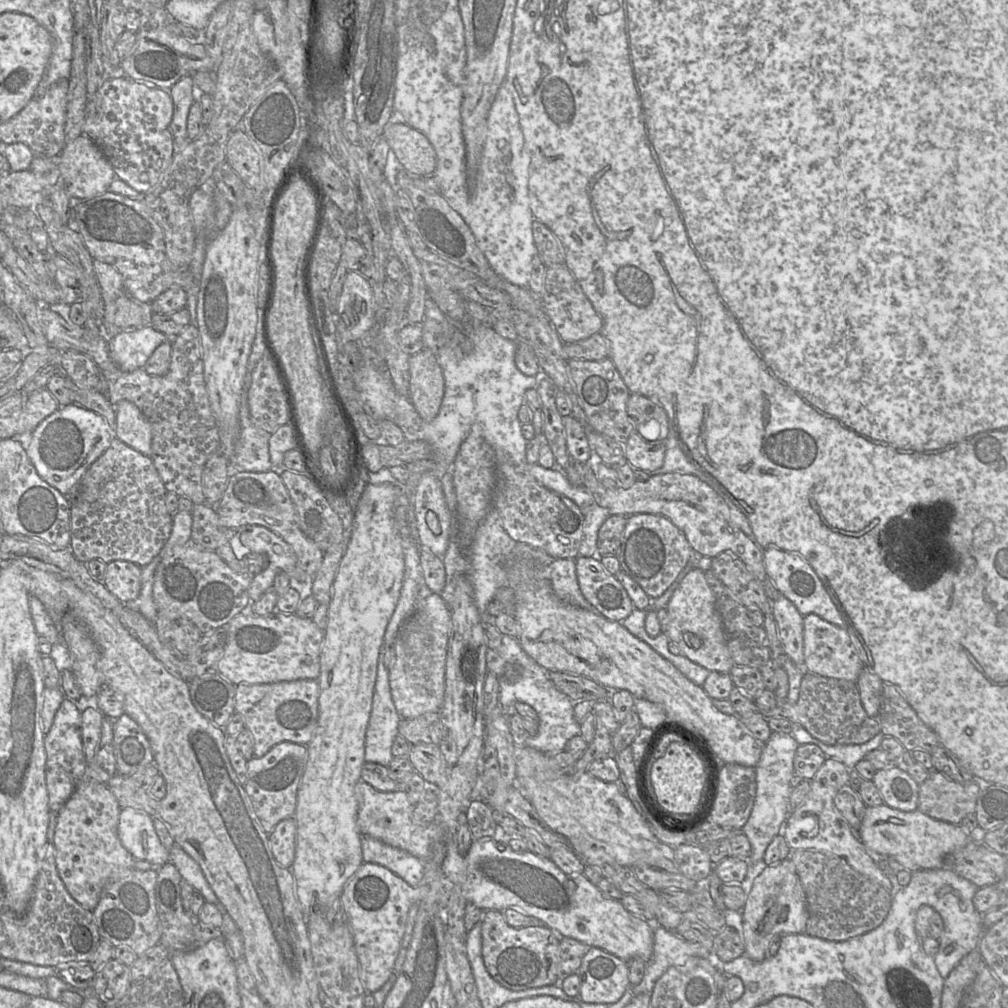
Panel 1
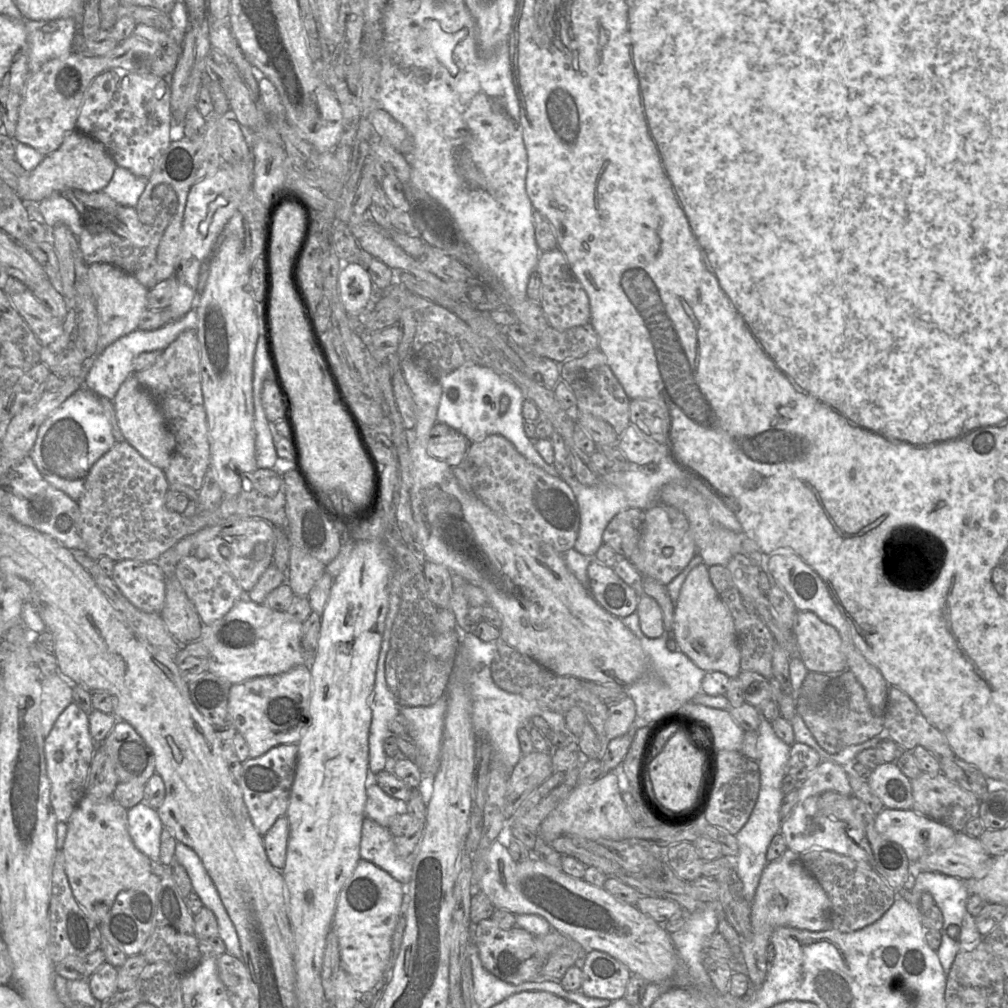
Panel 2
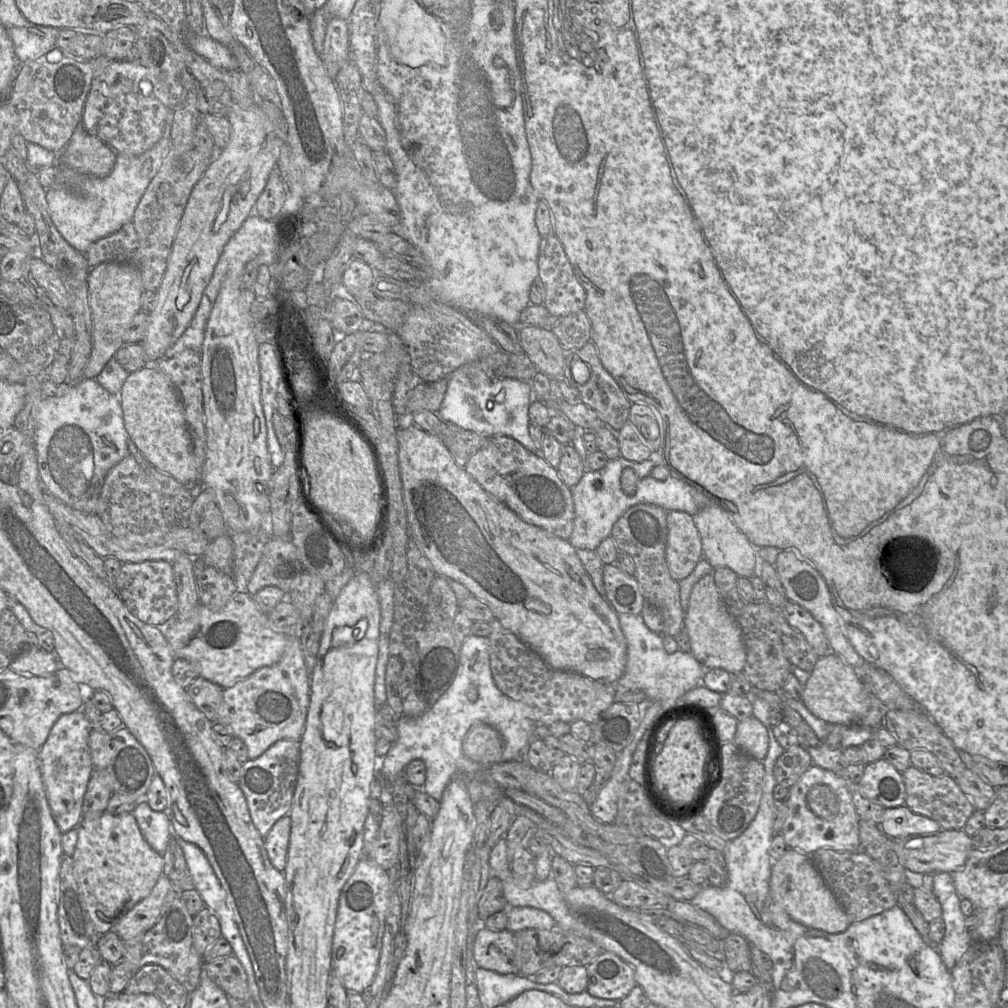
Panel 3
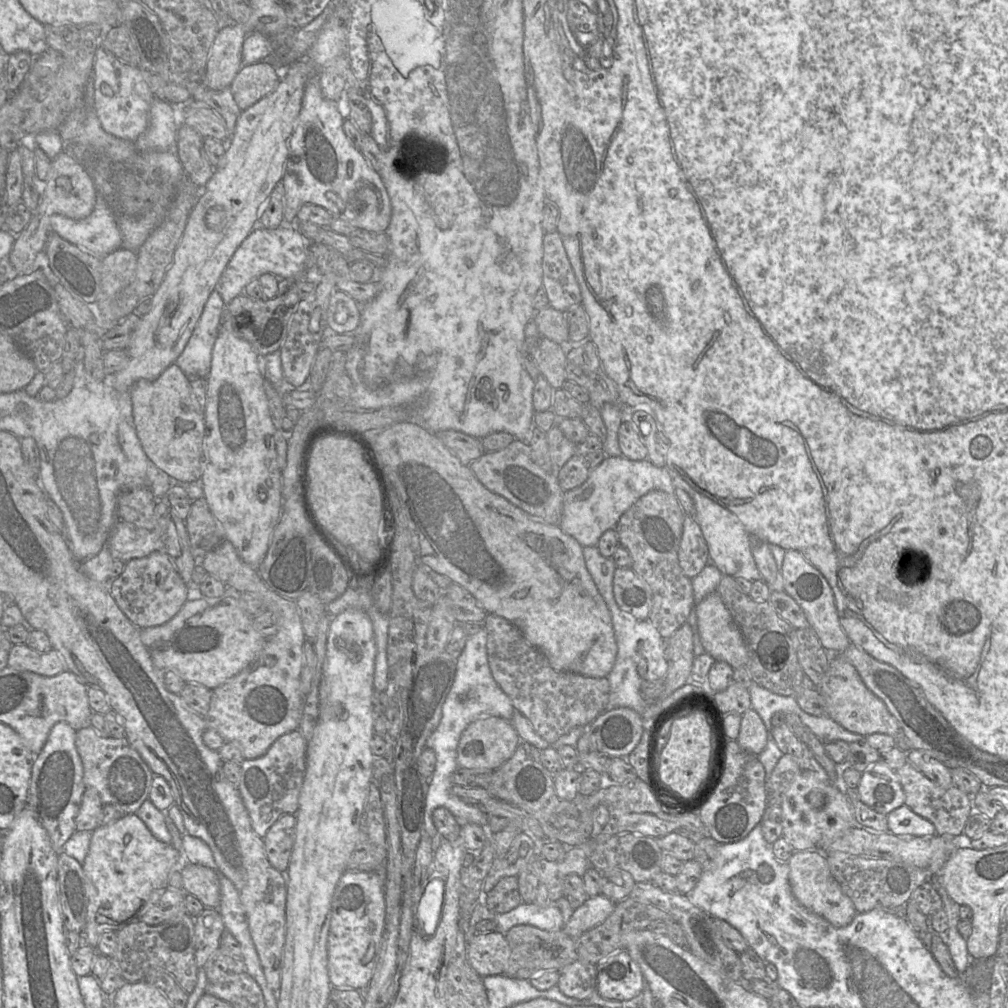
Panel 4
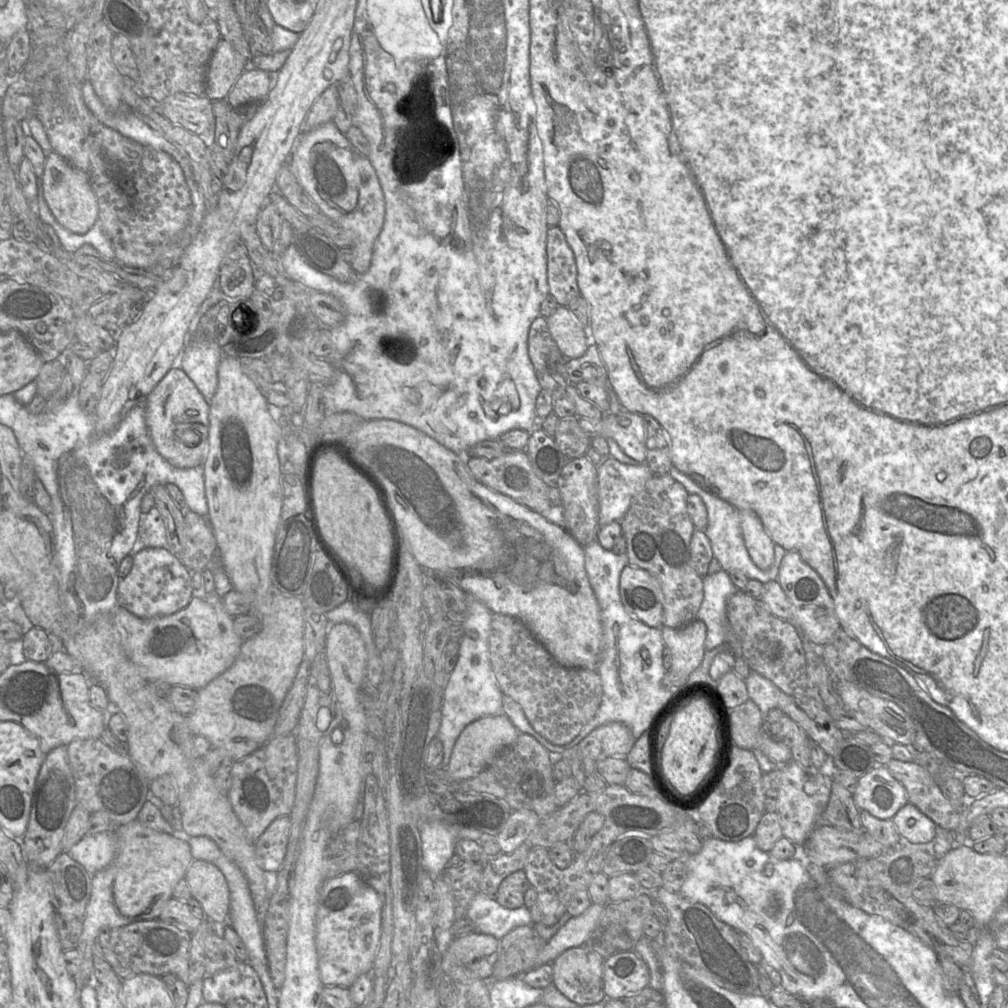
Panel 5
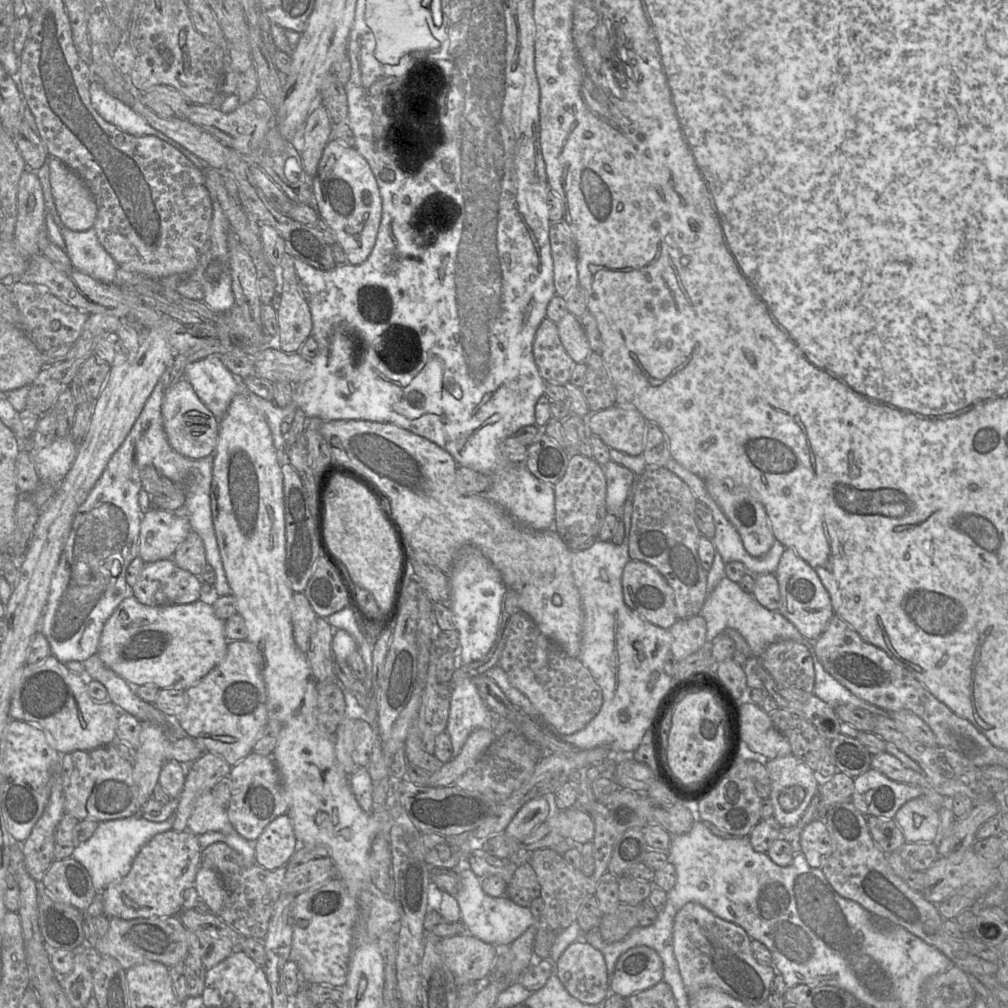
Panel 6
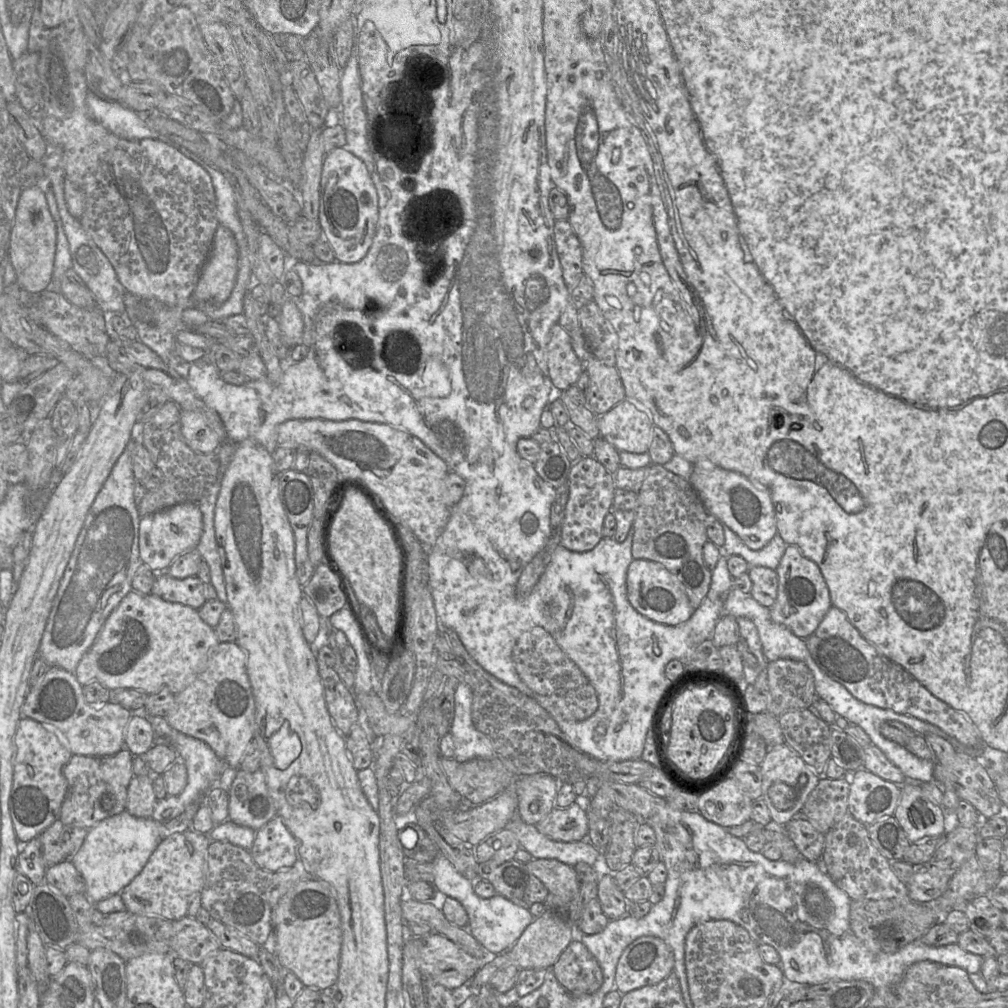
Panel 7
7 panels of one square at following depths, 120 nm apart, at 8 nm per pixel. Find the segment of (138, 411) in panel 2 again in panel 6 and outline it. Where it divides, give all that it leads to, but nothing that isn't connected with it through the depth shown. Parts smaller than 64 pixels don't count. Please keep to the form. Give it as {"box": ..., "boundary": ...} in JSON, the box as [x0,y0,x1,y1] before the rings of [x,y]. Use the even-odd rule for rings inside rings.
{"box":[161,377,219,459],"boundary":[[[185,377],[175,381],[165,390],[161,413],[168,443],[175,452],[189,459],[201,459],[214,454],[219,420],[199,399]]]}

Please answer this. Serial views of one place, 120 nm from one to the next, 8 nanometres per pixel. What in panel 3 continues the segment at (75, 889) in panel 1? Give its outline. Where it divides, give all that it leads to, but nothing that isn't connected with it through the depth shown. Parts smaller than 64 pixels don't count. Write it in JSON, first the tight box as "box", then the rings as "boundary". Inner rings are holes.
{"box":[71,812,163,935],"boundary":[[[104,812],[94,820],[82,819],[78,825],[78,839],[71,857],[73,875],[87,913],[99,935],[111,931],[116,922],[150,894],[159,877],[163,875],[162,854],[154,851],[144,839],[131,812],[119,815]]]}

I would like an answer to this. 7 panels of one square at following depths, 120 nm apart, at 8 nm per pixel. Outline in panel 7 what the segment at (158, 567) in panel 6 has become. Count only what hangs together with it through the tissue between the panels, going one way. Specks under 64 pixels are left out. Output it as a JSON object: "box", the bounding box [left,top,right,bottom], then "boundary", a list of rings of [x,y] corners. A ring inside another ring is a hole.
{"box":[151,572,207,610],"boundary":[[[167,572],[155,573],[151,594],[165,601],[181,603],[197,610],[207,601],[204,583],[197,576],[178,579]]]}

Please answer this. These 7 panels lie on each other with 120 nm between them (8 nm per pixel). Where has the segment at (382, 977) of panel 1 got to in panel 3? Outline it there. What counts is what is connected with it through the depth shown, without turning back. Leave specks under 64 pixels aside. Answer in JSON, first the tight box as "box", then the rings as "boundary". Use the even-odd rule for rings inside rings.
{"box":[332,856,392,992],"boundary":[[[362,856],[342,887],[332,940],[332,970],[348,992],[368,990],[378,969],[392,881],[388,871]]]}

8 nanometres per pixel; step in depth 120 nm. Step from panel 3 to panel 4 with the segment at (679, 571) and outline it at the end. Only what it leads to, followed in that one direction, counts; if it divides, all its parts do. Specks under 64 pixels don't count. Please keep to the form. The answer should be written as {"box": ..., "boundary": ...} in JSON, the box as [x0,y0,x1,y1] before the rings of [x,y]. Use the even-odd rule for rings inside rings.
{"box":[678,516,708,579],"boundary":[[[685,516],[678,551],[682,571],[692,579],[707,565],[708,559],[708,547],[700,526],[693,516]]]}

